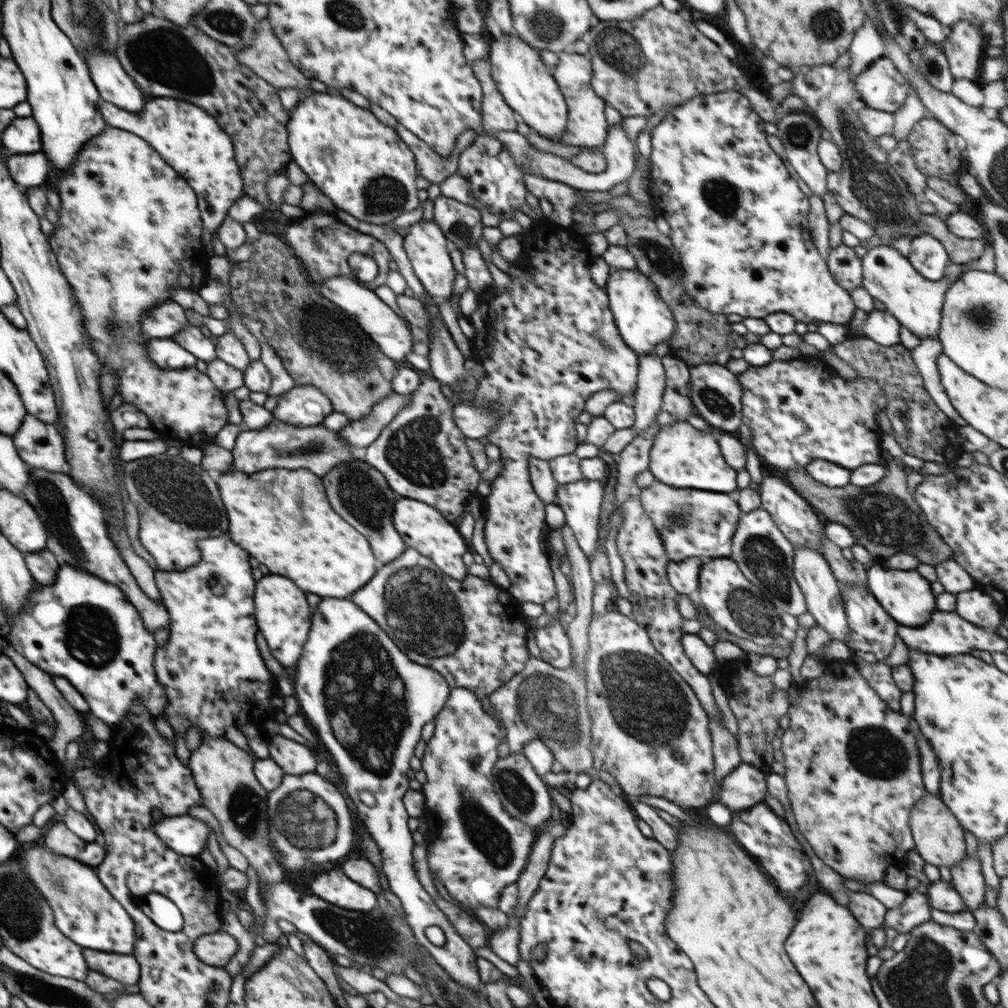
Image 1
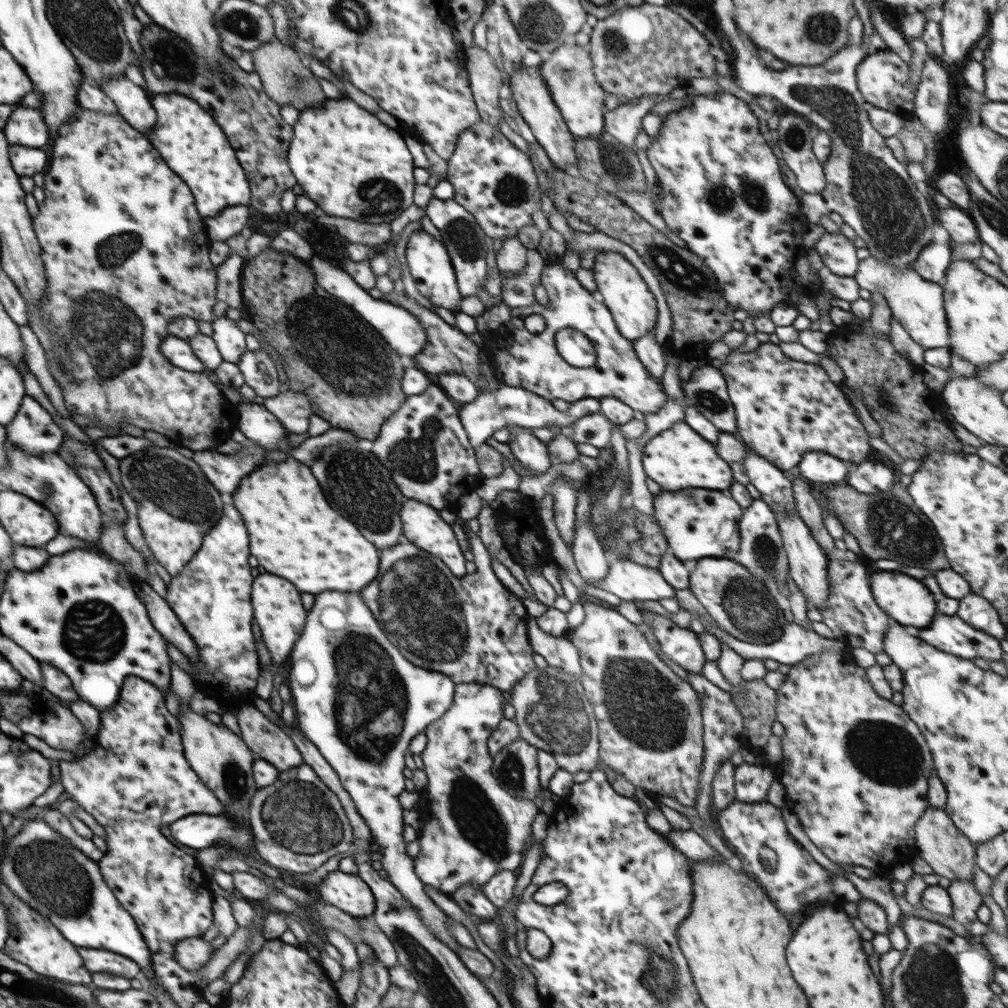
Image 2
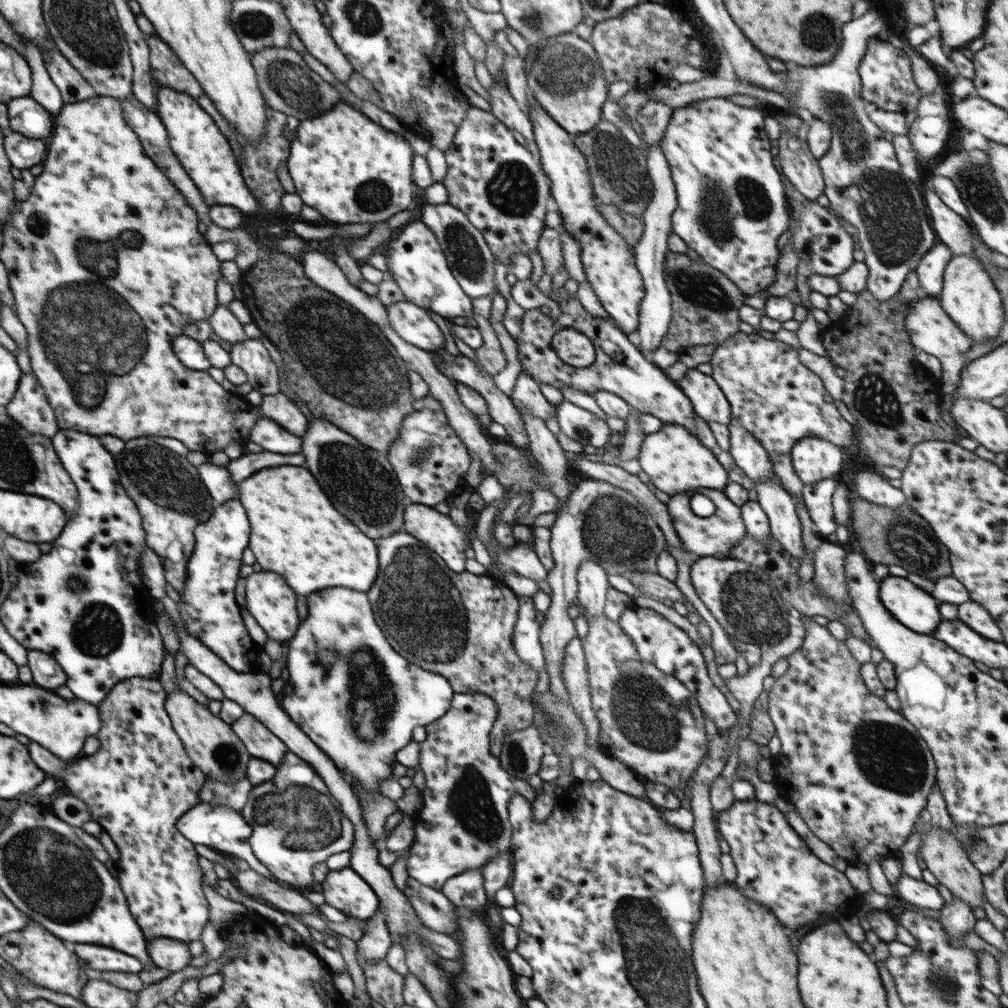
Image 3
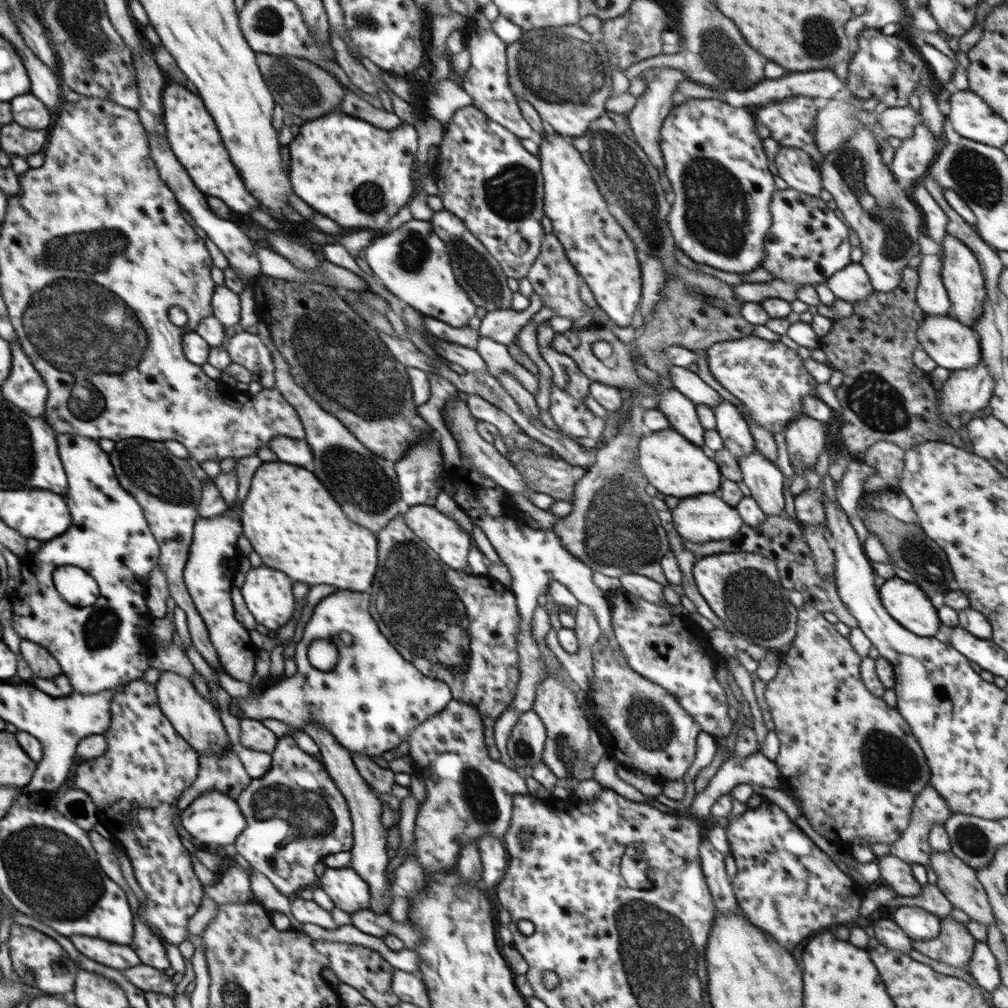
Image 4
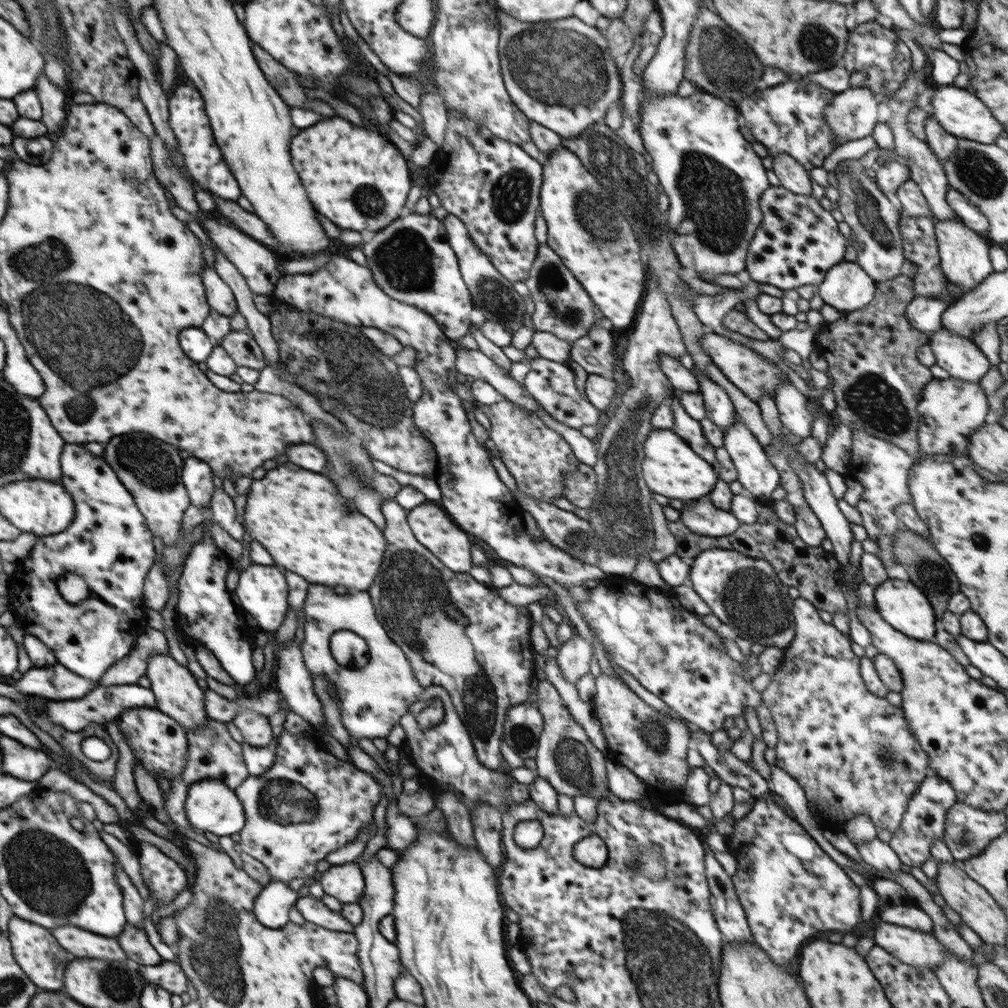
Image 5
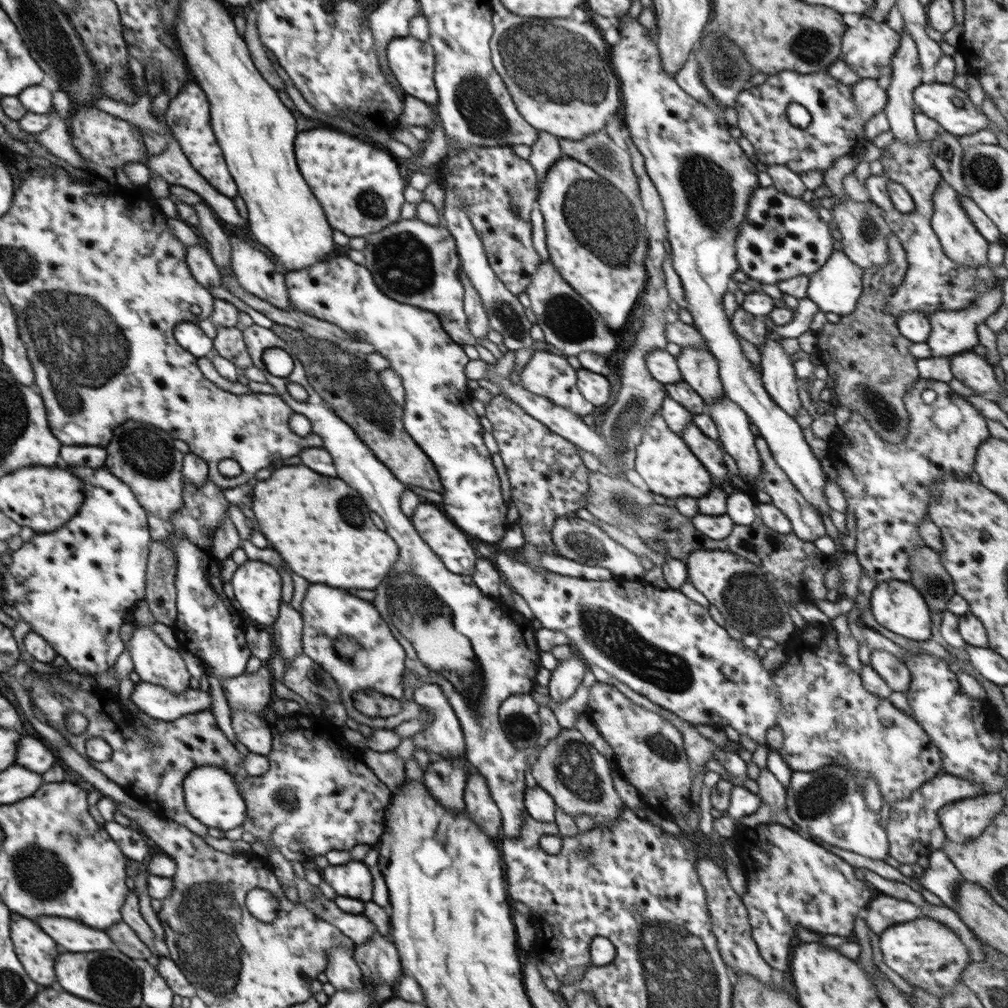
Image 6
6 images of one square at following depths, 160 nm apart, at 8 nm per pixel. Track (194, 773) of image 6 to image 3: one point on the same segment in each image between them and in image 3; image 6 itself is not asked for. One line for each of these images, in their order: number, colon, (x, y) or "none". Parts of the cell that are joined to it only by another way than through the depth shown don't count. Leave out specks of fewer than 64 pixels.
3: (221, 828)
4: (213, 818)
5: (210, 806)

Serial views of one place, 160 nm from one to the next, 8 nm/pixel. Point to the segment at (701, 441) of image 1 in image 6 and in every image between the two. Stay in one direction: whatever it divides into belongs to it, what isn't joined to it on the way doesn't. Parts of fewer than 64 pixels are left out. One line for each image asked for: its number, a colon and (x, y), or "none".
2: (678, 458)
3: (674, 459)
4: (673, 465)
5: (671, 468)
6: (670, 469)

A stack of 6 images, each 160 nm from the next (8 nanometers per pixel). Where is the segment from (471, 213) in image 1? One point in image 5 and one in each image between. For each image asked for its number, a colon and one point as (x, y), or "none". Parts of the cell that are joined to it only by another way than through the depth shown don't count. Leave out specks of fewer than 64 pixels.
2: (464, 239)
3: (469, 257)
4: (478, 272)
5: (493, 295)

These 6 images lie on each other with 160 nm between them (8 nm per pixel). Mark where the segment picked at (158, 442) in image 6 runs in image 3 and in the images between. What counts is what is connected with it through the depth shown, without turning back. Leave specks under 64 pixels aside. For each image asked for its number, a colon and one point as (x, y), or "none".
3: (172, 500)
4: (165, 486)
5: (151, 470)

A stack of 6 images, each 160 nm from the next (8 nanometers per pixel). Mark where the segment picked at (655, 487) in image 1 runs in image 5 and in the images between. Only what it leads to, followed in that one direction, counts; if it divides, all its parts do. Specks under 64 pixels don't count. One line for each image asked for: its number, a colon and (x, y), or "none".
2: (694, 529)
3: (715, 536)
4: (702, 519)
5: (703, 518)

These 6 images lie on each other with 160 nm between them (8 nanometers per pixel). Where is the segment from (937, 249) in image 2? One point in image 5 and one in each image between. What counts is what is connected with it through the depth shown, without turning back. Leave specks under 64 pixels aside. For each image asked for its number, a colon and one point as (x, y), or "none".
3: (930, 269)
4: (932, 297)
5: (925, 313)

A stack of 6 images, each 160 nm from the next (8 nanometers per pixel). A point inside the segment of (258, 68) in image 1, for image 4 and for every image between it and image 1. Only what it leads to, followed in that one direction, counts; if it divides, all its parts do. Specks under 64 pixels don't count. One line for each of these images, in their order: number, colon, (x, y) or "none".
2: (286, 78)
3: (288, 85)
4: (302, 89)

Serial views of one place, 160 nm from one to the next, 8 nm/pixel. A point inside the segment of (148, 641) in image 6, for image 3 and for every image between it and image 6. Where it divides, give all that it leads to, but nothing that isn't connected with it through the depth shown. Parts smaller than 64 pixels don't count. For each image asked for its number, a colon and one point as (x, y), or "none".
3: (211, 743)
4: (195, 719)
5: (176, 691)

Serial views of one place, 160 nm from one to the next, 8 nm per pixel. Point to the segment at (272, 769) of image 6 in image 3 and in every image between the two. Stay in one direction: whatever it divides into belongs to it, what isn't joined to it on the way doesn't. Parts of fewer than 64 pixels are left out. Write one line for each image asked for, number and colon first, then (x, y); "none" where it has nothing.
3: (296, 823)
4: (296, 816)
5: (308, 804)

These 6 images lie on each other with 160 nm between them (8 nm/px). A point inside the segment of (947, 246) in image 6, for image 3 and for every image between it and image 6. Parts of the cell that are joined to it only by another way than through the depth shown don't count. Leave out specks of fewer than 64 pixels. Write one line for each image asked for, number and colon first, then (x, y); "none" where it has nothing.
3: (969, 296)
4: (962, 276)
5: (965, 260)

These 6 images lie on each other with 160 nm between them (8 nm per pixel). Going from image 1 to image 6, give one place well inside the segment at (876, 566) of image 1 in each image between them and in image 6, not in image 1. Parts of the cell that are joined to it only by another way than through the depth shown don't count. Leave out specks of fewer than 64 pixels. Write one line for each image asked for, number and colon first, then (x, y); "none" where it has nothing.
2: (907, 601)
3: (914, 608)
4: (905, 602)
5: (901, 604)
6: (897, 605)

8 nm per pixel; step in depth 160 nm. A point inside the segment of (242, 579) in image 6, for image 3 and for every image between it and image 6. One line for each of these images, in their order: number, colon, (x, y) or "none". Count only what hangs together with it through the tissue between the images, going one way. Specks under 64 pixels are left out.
3: (273, 605)
4: (267, 593)
5: (263, 592)

